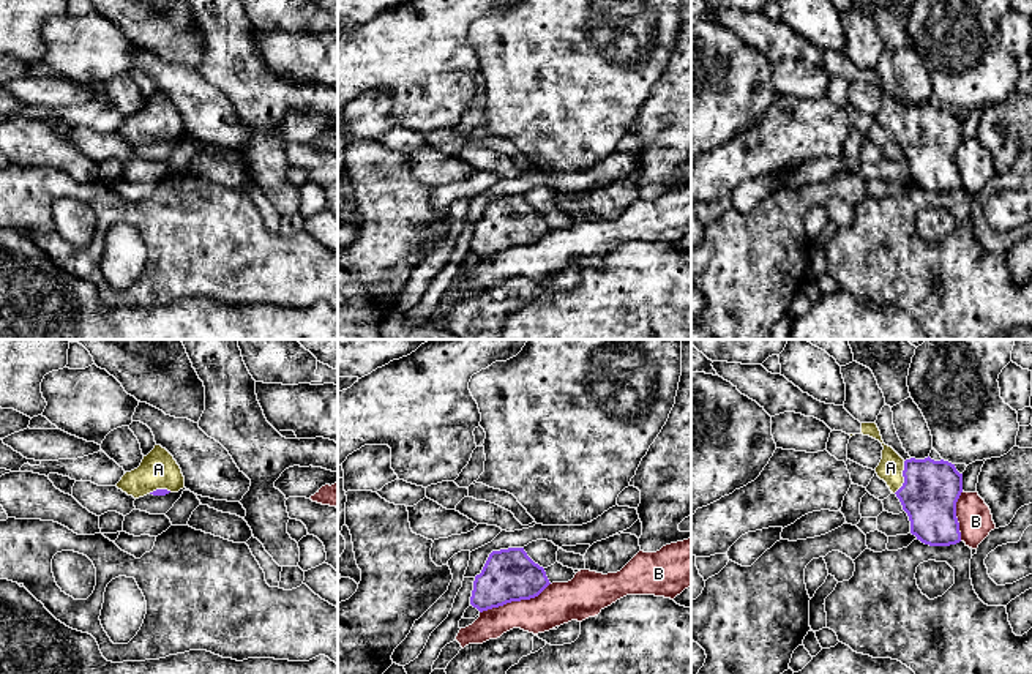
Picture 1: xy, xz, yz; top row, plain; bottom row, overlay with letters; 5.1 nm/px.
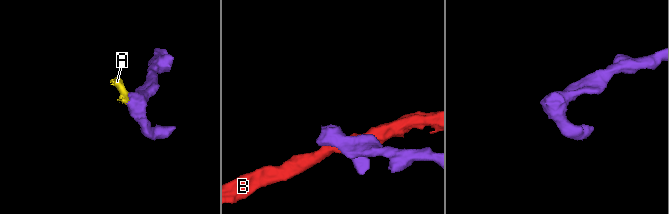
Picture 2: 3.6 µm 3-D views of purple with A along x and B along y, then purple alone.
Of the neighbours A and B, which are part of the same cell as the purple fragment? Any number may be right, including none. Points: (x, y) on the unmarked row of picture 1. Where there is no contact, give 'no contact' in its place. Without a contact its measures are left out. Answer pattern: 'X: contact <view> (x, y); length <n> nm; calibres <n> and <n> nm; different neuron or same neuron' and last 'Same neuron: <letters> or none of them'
A: contact yz (903, 122); length 180 nm; calibres 280 and 130 nm; same neuron
B: contact xz (515, 247); length 400 nm; calibres 280 and 220 nm; different neuron
Same neuron: A

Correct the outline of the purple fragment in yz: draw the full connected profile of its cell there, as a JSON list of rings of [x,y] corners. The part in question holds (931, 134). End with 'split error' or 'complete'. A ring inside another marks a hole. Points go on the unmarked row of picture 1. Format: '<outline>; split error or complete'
[[[713,8],[720,24],[731,28],[742,41],[756,47],[770,63],[795,58],[824,68],[832,77],[851,84],[869,82],[884,93],[876,120],[899,145],[910,167],[910,180],[929,193],[950,193],[961,188],[956,148],[963,139],[963,120],[948,107],[903,106],[885,92],[874,69],[860,69],[844,52],[825,51],[789,28],[781,21],[768,19],[762,11]]]; split error

